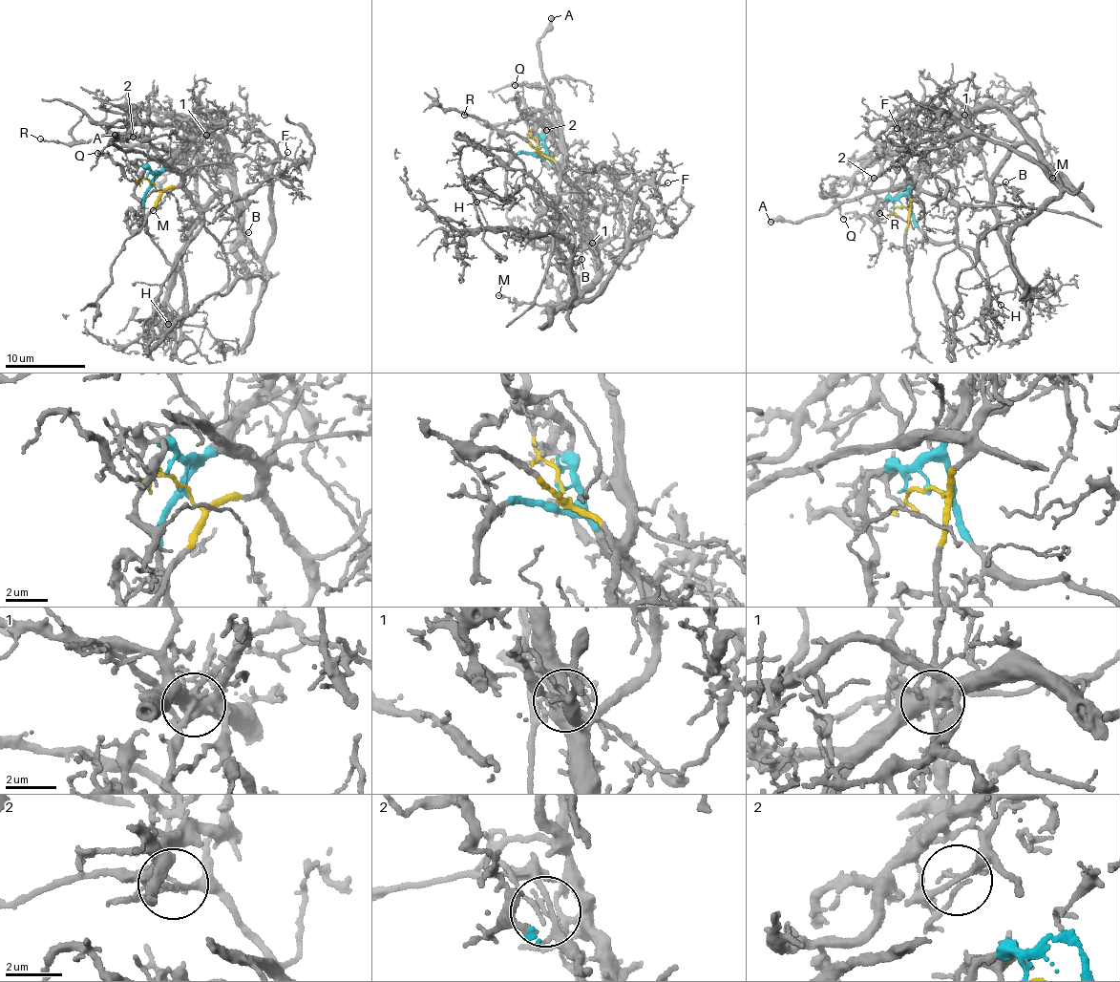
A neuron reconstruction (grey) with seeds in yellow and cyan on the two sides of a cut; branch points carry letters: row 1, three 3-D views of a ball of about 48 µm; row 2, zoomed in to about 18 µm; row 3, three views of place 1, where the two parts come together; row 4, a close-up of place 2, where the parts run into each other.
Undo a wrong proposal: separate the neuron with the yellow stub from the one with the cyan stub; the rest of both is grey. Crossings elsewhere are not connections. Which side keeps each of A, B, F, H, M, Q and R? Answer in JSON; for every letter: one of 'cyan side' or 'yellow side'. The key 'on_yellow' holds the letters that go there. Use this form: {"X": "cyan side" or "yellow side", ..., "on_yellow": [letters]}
{"A": "yellow side", "B": "yellow side", "F": "yellow side", "H": "cyan side", "M": "cyan side", "Q": "cyan side", "R": "yellow side", "on_yellow": ["A", "B", "F", "R"]}

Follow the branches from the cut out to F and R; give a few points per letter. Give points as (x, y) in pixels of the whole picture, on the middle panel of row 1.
F: (538, 148), (557, 166), (599, 167), (619, 188), (649, 181), (661, 184), (668, 181)
R: (538, 148), (554, 163), (564, 163), (563, 148), (533, 118), (484, 126), (474, 116), (463, 116)

